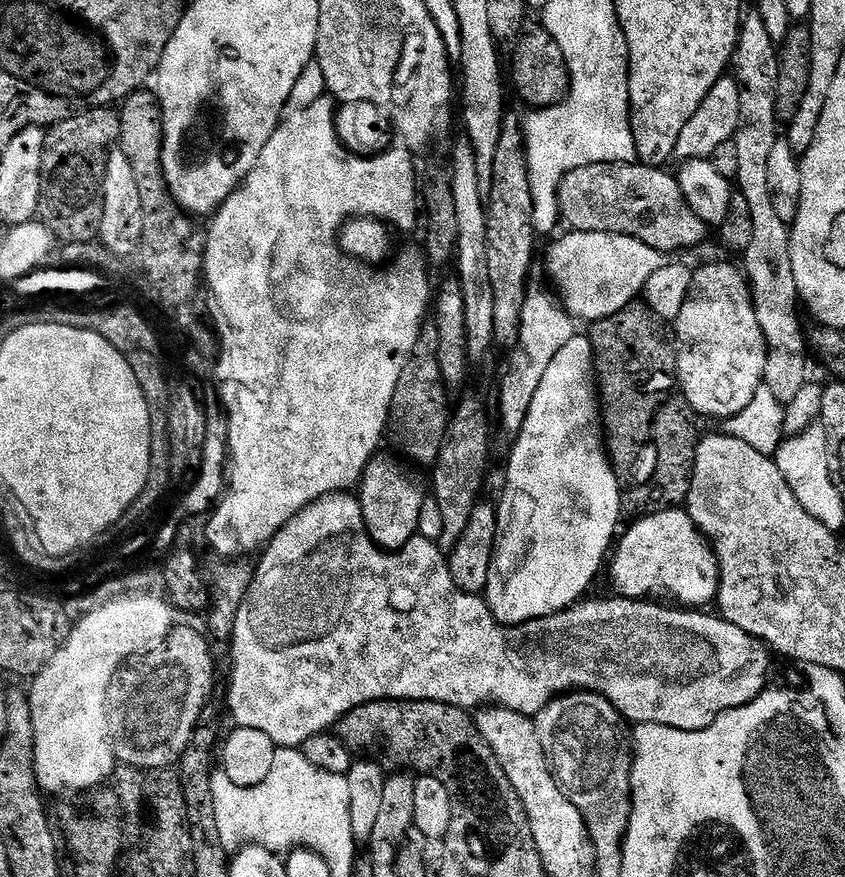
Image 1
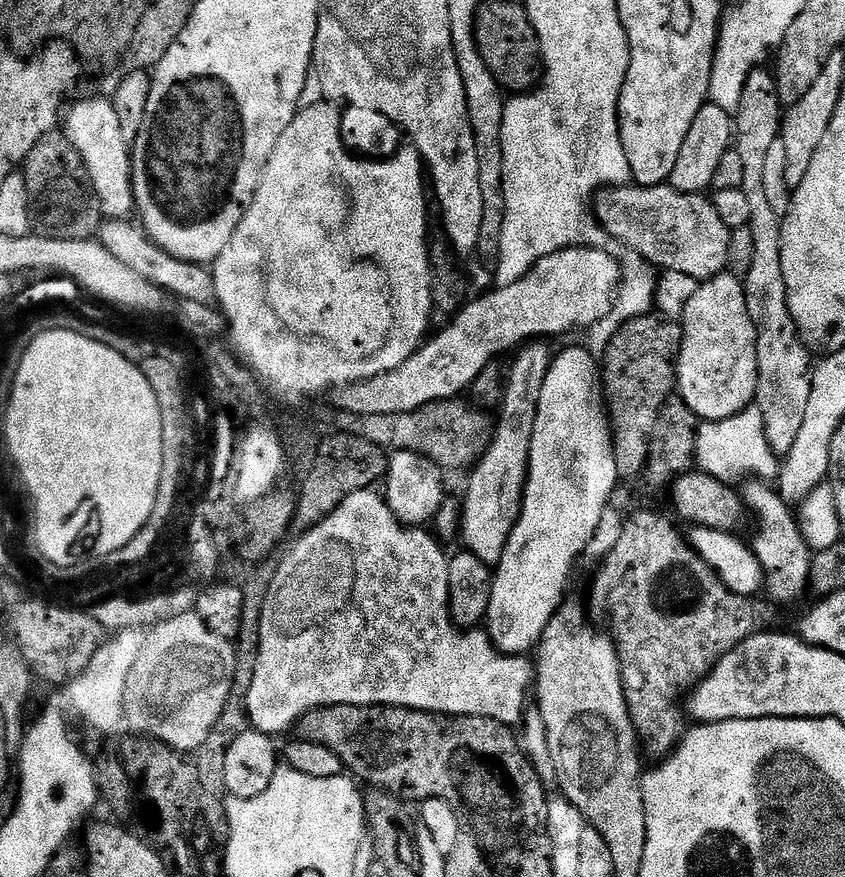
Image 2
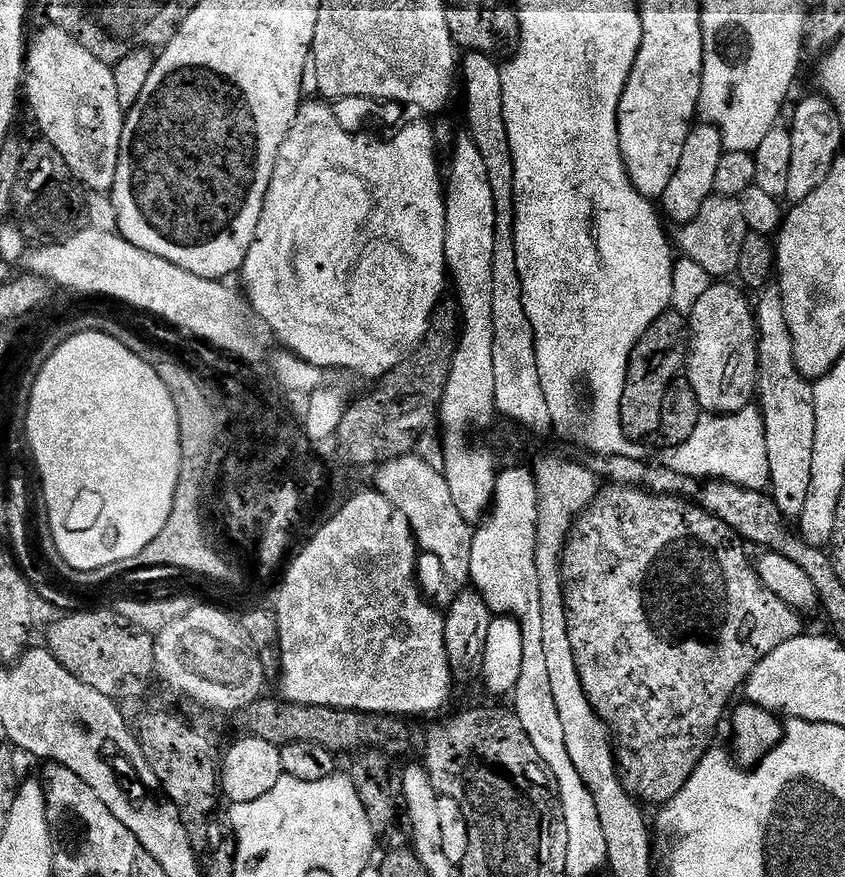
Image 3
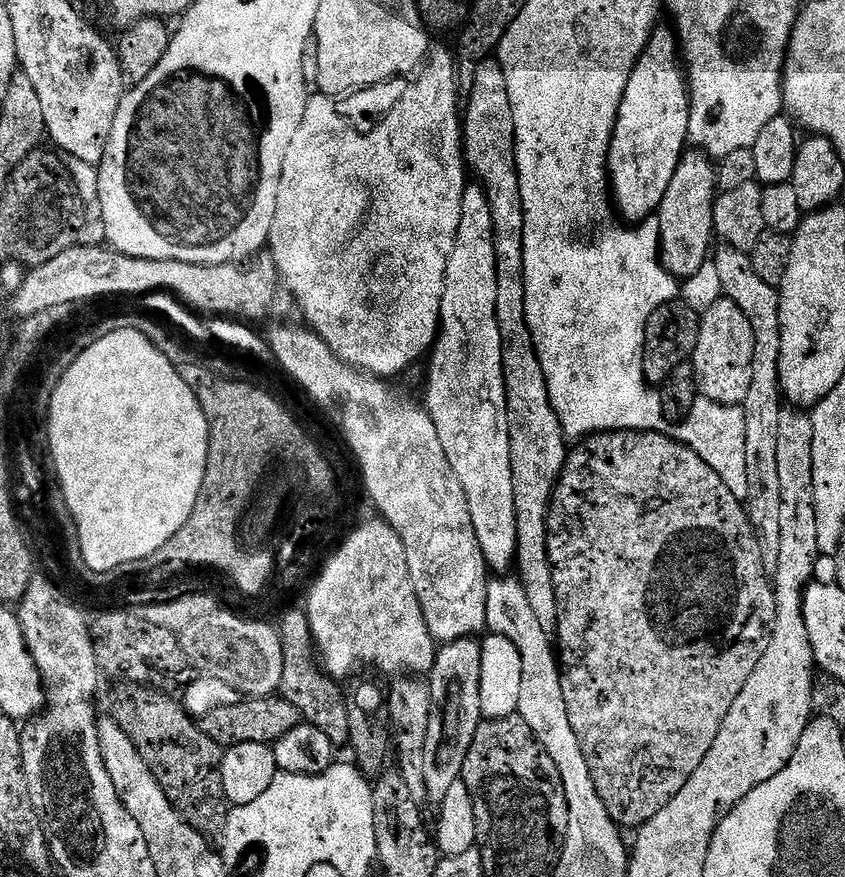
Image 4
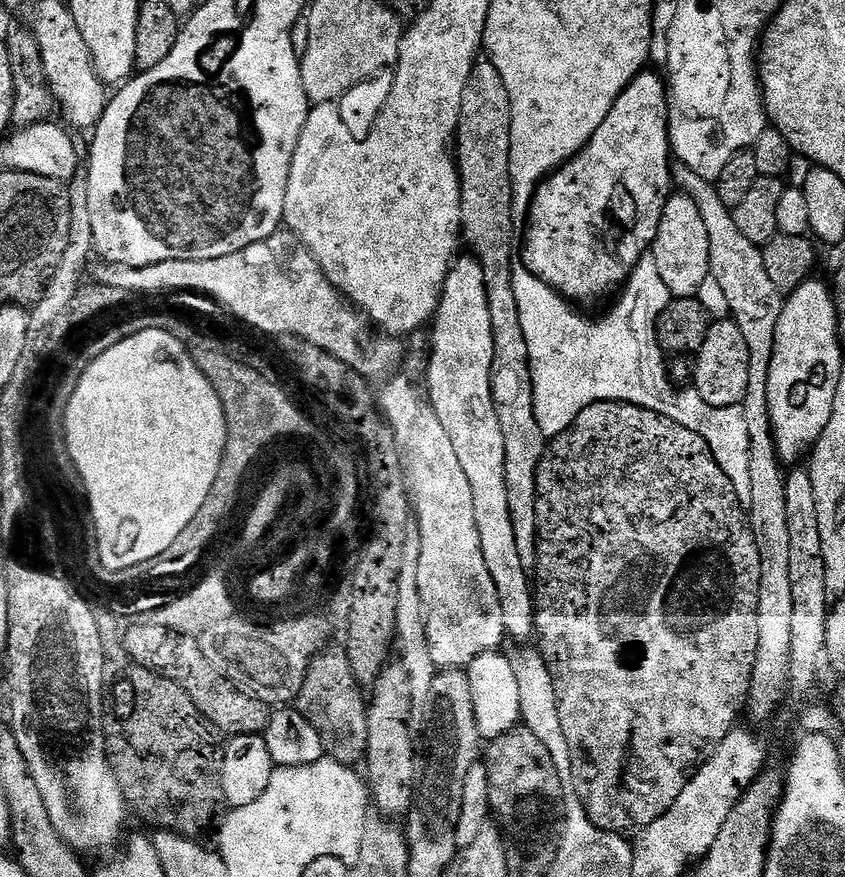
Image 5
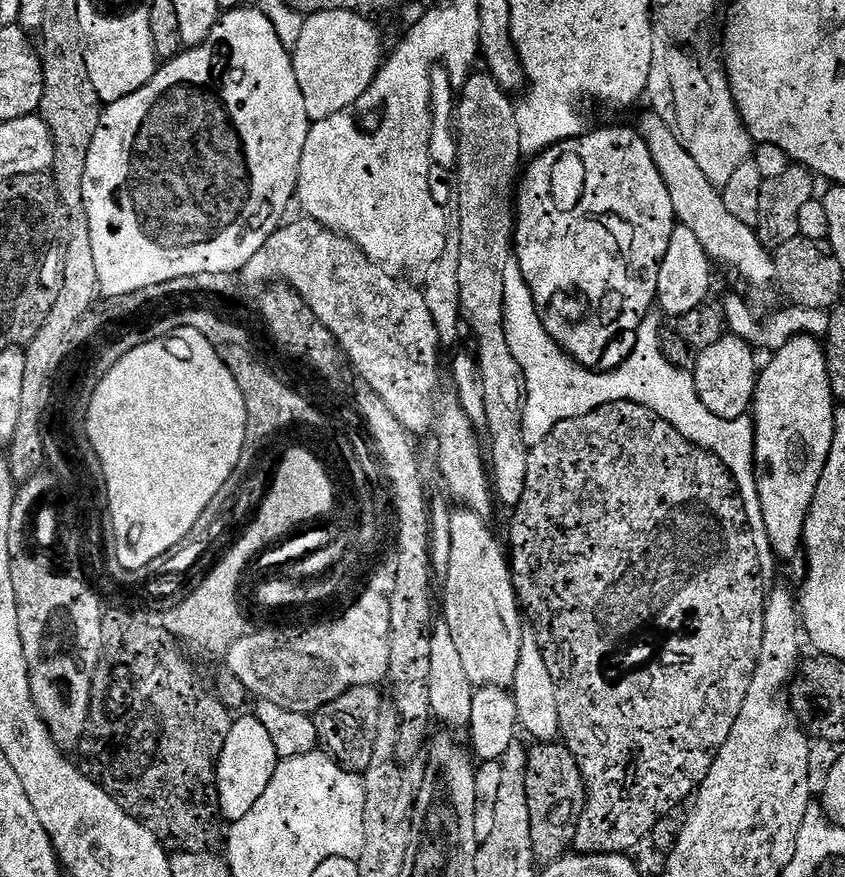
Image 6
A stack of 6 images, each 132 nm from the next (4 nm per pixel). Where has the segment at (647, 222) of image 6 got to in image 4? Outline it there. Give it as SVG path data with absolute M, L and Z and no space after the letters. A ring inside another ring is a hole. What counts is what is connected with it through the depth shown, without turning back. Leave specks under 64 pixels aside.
M657 26L653 28L646 50L642 50L634 66L634 74L630 74L630 82L626 82L626 94L618 110L618 118L612 131L612 145L608 151L610 196L614 201L615 211L619 215L621 212L628 219L625 221L647 220L659 209L662 198L670 187L670 178L674 178L674 170L678 170L680 157L686 151L690 110L688 85L685 73L682 71L681 60L675 31L668 26L665 28Z

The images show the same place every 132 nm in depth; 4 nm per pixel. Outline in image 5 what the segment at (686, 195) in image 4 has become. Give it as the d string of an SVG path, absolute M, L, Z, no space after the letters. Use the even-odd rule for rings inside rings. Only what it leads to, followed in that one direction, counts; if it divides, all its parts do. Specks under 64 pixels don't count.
M683 194L669 195L662 214L662 222L658 222L658 234L650 249L650 258L658 266L658 274L662 282L666 282L673 298L695 297L702 282L706 282L706 278L710 275L710 238L706 235L702 214L698 214L698 206L694 206L694 198Z

